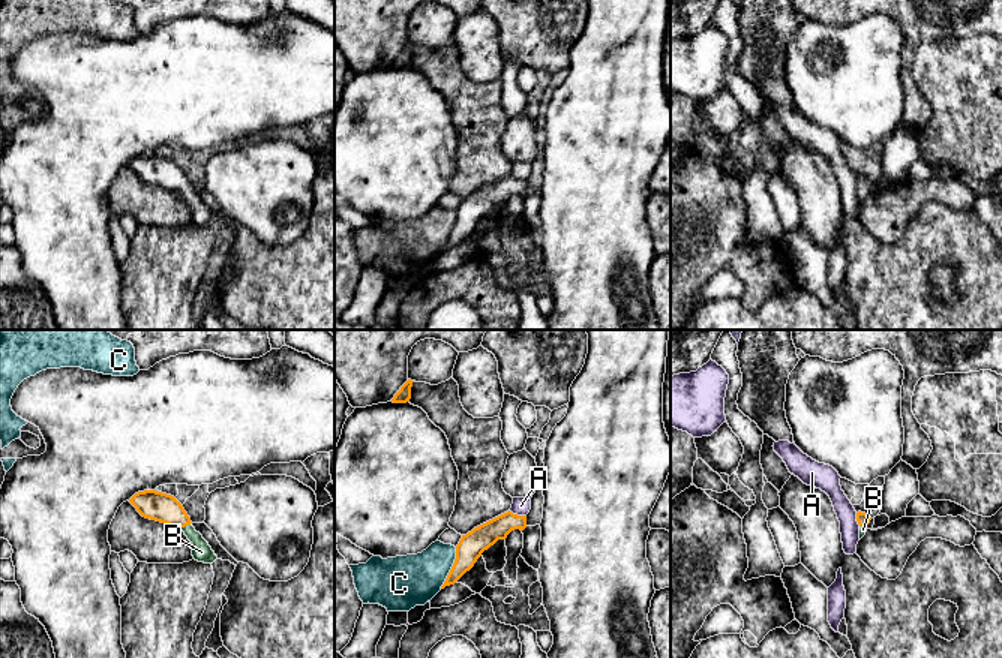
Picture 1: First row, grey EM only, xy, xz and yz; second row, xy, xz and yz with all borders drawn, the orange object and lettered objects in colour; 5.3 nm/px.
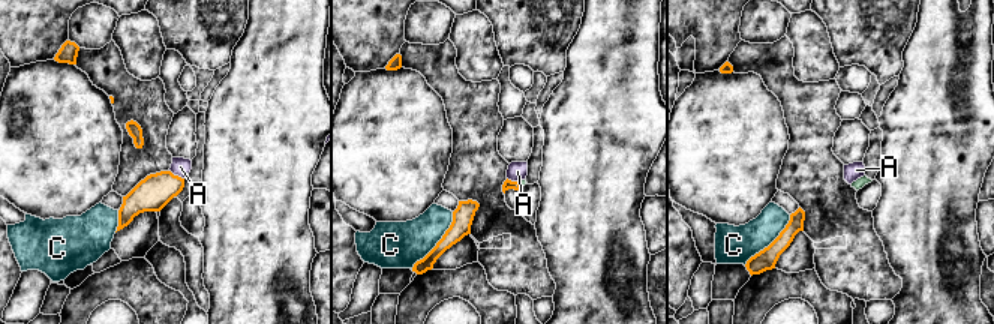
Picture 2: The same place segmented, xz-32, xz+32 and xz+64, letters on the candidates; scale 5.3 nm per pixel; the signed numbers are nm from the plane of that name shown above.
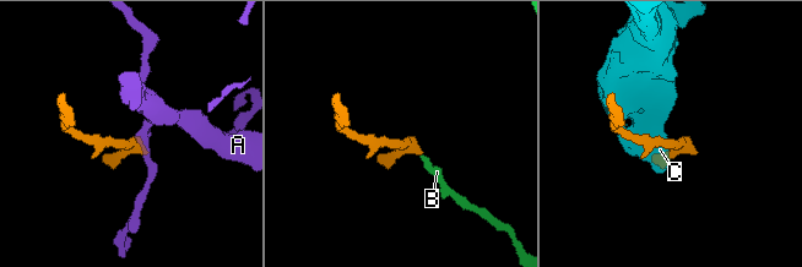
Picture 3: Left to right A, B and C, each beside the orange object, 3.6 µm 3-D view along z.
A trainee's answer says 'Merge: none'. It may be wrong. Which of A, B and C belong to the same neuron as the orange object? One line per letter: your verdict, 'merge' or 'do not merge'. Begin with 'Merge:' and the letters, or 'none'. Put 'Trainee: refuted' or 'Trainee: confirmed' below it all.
Merge: B
A: do not merge
B: merge
C: do not merge
Trainee: refuted

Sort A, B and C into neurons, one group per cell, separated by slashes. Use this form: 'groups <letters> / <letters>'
groups A / B / C

